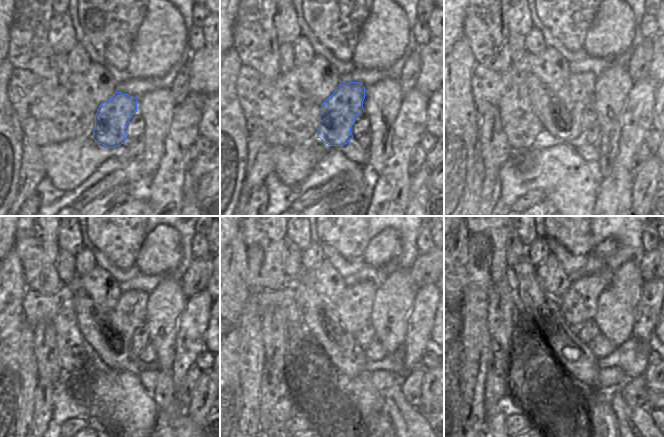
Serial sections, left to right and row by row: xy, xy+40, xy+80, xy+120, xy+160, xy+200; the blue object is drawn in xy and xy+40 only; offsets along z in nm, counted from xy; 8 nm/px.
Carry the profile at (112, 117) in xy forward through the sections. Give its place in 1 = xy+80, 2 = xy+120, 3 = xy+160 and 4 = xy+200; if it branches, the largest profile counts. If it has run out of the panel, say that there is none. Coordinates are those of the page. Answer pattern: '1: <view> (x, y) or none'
1: xy+80 (577, 92)
2: xy+120 (129, 314)
3: xy+160 (354, 307)
4: xy+200 (579, 304)

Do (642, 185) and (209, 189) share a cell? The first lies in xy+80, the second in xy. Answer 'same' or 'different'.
different

